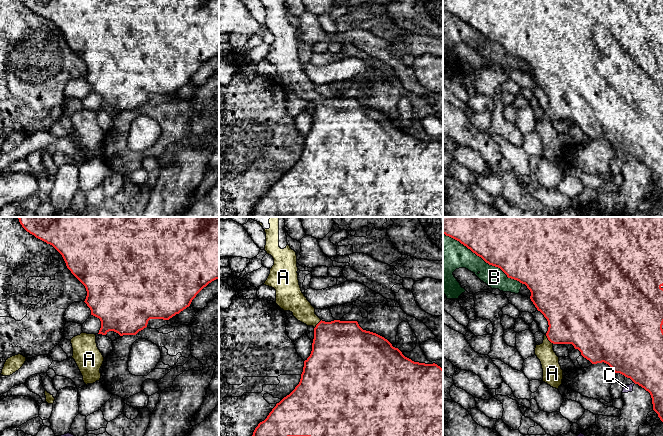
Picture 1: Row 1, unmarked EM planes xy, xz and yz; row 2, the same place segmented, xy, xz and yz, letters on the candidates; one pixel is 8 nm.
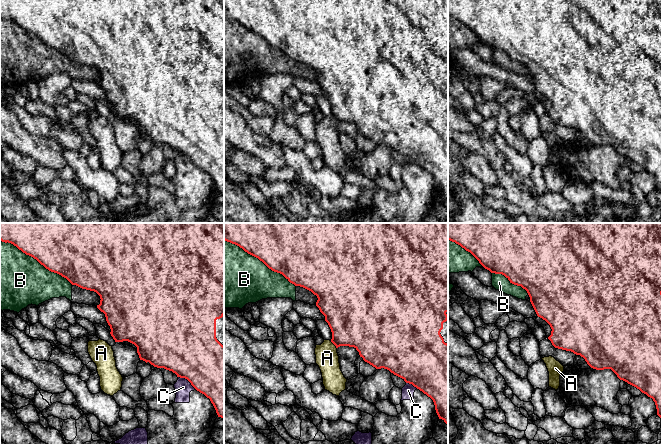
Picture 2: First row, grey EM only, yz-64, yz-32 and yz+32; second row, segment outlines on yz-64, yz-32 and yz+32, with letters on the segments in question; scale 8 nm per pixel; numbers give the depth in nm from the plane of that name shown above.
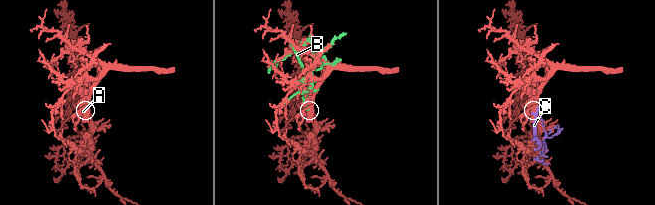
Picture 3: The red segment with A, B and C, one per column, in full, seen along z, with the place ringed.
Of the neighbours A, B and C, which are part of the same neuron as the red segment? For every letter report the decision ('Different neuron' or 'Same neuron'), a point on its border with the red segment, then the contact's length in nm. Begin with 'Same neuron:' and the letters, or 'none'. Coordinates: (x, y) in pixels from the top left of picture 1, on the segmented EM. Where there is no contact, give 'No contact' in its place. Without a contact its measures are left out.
Same neuron: A
A: Same neuron. Touches red at yz (548, 339). Shared border 100 nm
B: Different neuron. Touches red at yz (483, 259). Shared border 750 nm
C: Different neuron. Touches red at yz (634, 382). Shared border 30 nm

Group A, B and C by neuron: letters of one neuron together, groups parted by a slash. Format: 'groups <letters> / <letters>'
groups A / B / C

